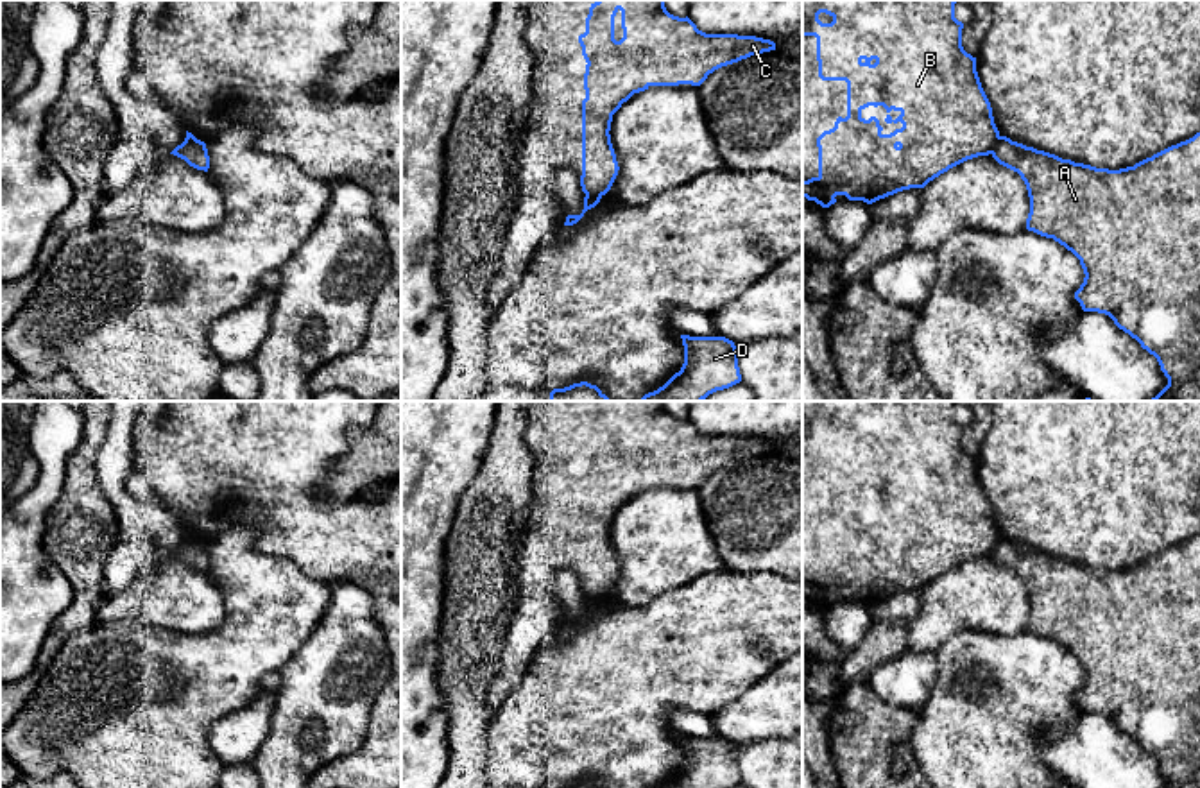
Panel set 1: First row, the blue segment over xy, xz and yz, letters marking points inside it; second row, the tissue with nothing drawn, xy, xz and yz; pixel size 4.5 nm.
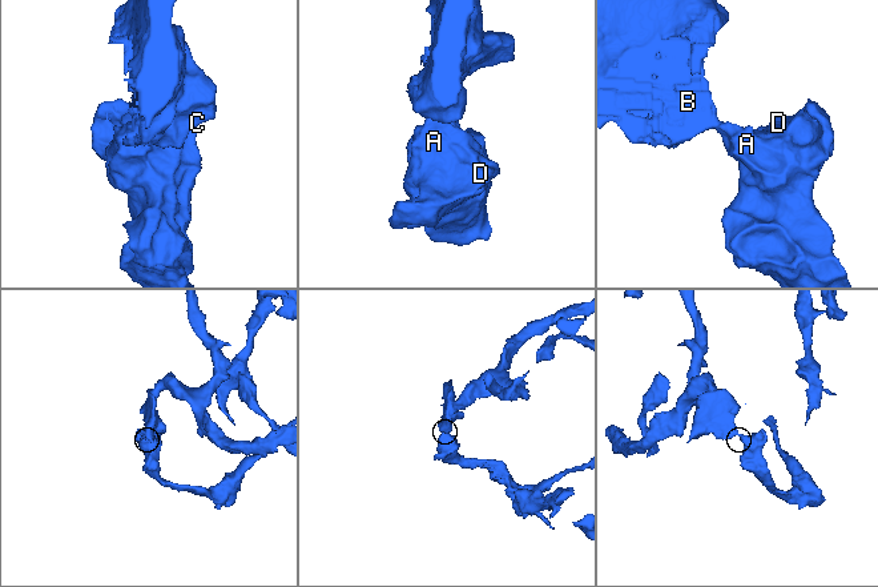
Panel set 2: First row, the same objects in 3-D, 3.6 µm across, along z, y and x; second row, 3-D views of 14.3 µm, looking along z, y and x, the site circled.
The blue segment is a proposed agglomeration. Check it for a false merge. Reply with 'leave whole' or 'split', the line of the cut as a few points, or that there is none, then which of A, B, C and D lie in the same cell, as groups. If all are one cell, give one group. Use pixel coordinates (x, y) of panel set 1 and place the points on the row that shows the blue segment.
split | yz (1000, 137), (991, 153) | A D / B C

